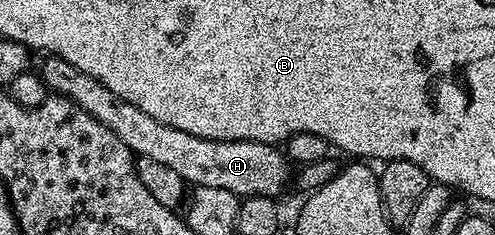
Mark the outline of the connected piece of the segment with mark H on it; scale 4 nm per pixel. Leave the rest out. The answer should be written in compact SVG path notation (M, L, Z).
M45 55L38 67L38 74L44 80L49 93L57 96L69 96L82 110L86 110L102 126L110 126L122 142L136 156L154 158L158 166L170 166L174 174L184 179L188 186L215 186L217 190L230 190L230 194L247 198L250 196L279 197L279 192L288 184L288 168L290 161L279 147L250 142L249 140L207 140L186 134L186 130L174 130L174 126L166 126L158 122L158 118L150 118L138 106L130 106L130 102L120 100L114 90L106 90L100 80L82 74L70 62L61 56Z

